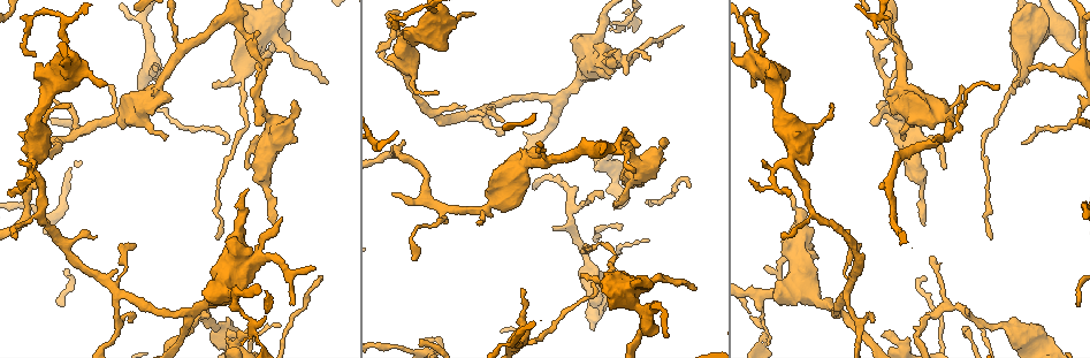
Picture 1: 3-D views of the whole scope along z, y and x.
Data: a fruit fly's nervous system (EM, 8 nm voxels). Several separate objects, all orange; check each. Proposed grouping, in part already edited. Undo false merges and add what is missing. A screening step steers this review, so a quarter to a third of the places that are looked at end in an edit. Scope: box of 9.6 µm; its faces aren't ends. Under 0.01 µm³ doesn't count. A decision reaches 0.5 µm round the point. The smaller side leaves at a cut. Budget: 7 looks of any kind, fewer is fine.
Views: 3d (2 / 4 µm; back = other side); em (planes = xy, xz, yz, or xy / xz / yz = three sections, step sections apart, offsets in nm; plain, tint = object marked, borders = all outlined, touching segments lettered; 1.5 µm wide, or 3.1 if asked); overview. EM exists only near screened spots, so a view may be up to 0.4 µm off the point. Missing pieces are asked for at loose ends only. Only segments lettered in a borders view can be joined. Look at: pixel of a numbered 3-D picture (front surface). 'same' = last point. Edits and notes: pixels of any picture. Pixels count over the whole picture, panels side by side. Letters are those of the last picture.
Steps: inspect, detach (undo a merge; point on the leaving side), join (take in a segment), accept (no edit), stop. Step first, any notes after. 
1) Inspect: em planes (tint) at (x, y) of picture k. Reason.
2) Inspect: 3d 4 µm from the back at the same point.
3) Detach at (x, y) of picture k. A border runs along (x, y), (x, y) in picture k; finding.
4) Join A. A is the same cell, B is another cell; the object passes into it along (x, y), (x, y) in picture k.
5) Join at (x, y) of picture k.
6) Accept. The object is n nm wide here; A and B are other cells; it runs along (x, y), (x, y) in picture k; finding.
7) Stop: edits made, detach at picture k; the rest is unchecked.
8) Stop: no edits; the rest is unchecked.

Inspect: em xz step 4 (borders) at (246, 168) of picture 1. Tapers out.

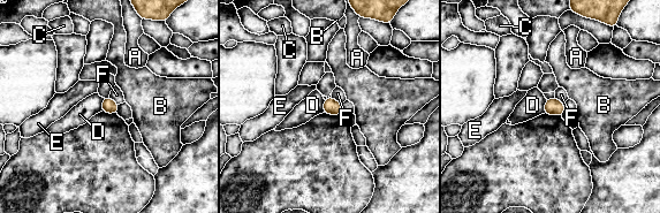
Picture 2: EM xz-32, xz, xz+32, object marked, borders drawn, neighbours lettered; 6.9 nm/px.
Accept. The object is 100 nm wide here; A, B, C, D, E and F are other cells; a border runs along (546, 99), (543, 113) in picture 2; no lettered segment goes on from it.

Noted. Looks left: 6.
Inspect: 3d 2 µm at (259, 125) of picture 1. An open end.

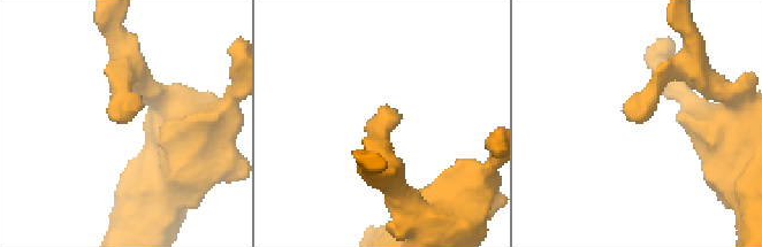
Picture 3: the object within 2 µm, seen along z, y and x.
Inspect: em planes (borders) at (395, 115) of picture 3. Need the tissue.

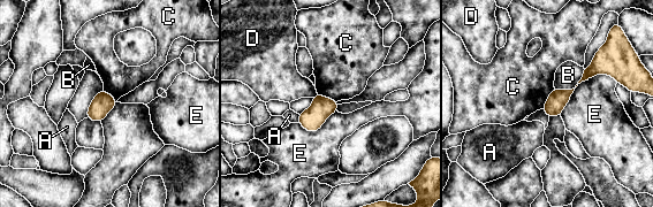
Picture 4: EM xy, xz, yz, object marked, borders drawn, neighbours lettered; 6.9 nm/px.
Accept. A, B, C, D and E are other cells; it runs along (612, 70), (593, 69), (546, 108) in picture 4; none of them fits.

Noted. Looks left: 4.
Inspect: 3d 4 µm at (258, 244) of picture 1. Stops while still wide.

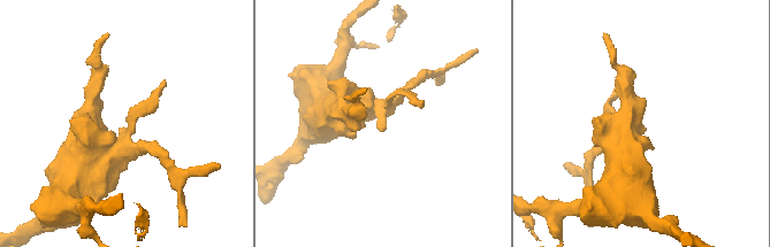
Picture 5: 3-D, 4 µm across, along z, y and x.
Inspect: em planes (tint) at (125, 128) of picture 5. Shape alone is not enough.

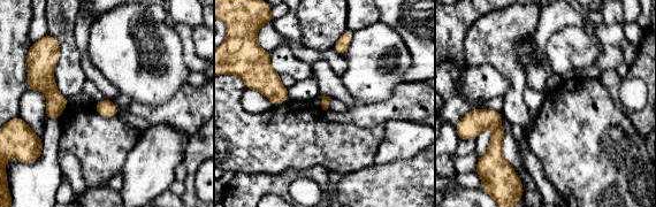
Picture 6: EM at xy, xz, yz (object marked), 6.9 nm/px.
Inspect: em planes (borders) at the same point. See the neighbours.

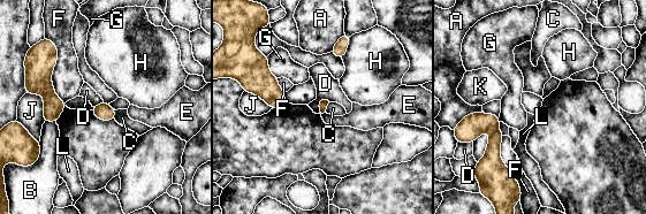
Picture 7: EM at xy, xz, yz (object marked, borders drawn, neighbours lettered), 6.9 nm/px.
Accept. A, B, C, D, E, F, G, H, J, K and L are other cells; a border runs along (113, 109), (115, 119) in picture 7; none of them fits.

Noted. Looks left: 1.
Stop: no edits; the rest is unchecked.

